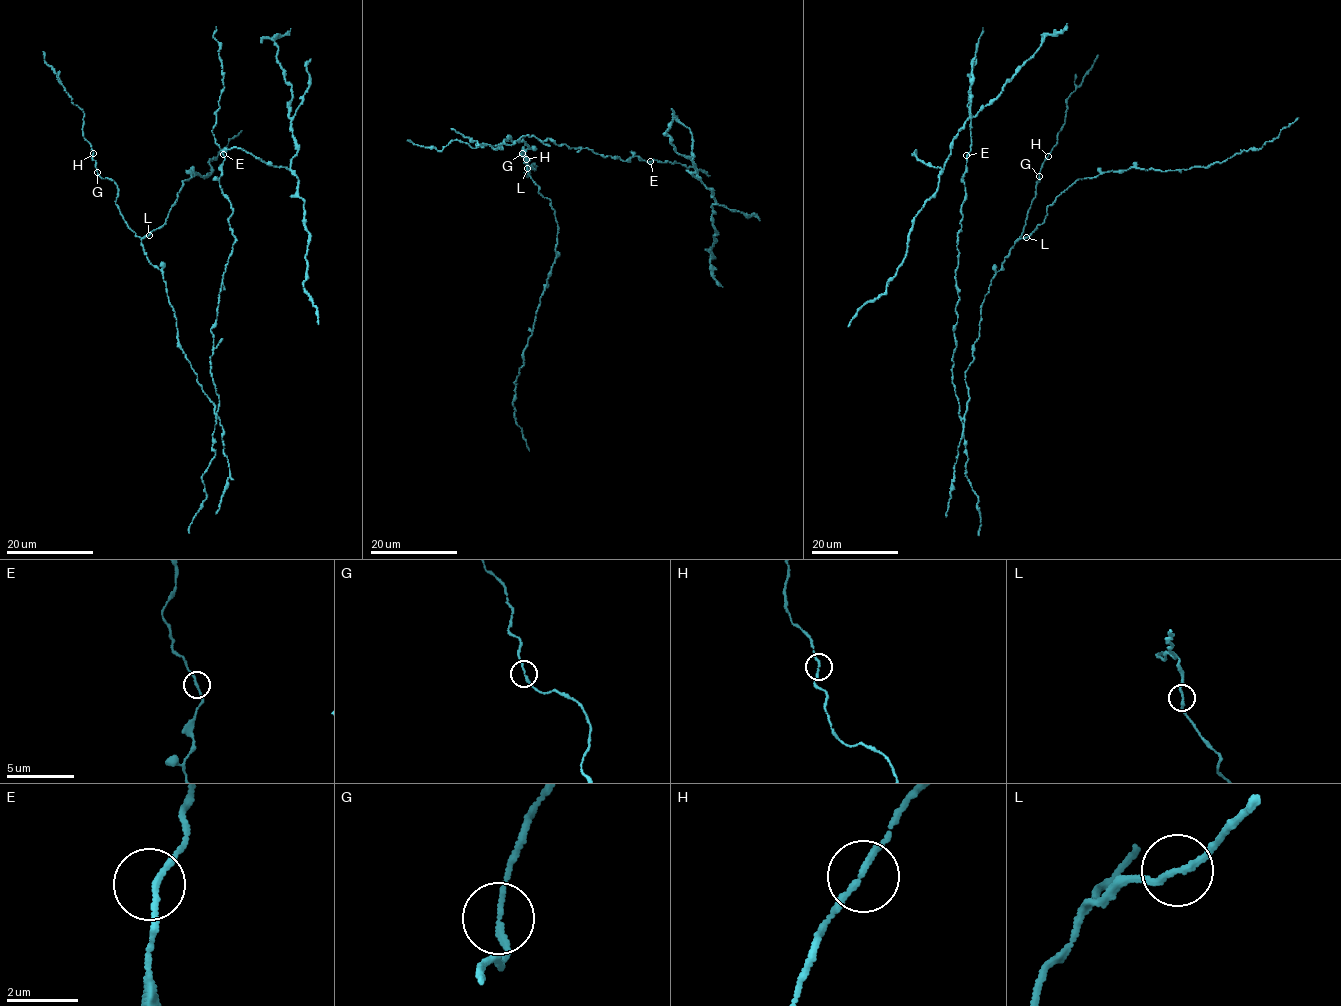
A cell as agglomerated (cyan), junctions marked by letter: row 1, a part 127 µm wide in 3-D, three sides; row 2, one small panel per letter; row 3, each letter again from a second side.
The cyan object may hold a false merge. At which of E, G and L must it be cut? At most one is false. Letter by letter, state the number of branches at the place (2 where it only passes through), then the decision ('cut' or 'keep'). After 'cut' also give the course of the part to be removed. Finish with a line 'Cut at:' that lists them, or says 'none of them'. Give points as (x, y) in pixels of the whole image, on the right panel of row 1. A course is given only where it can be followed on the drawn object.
E: 2 | keep
G: 2 | keep
L: 2 | keep
Cut at: none of them

